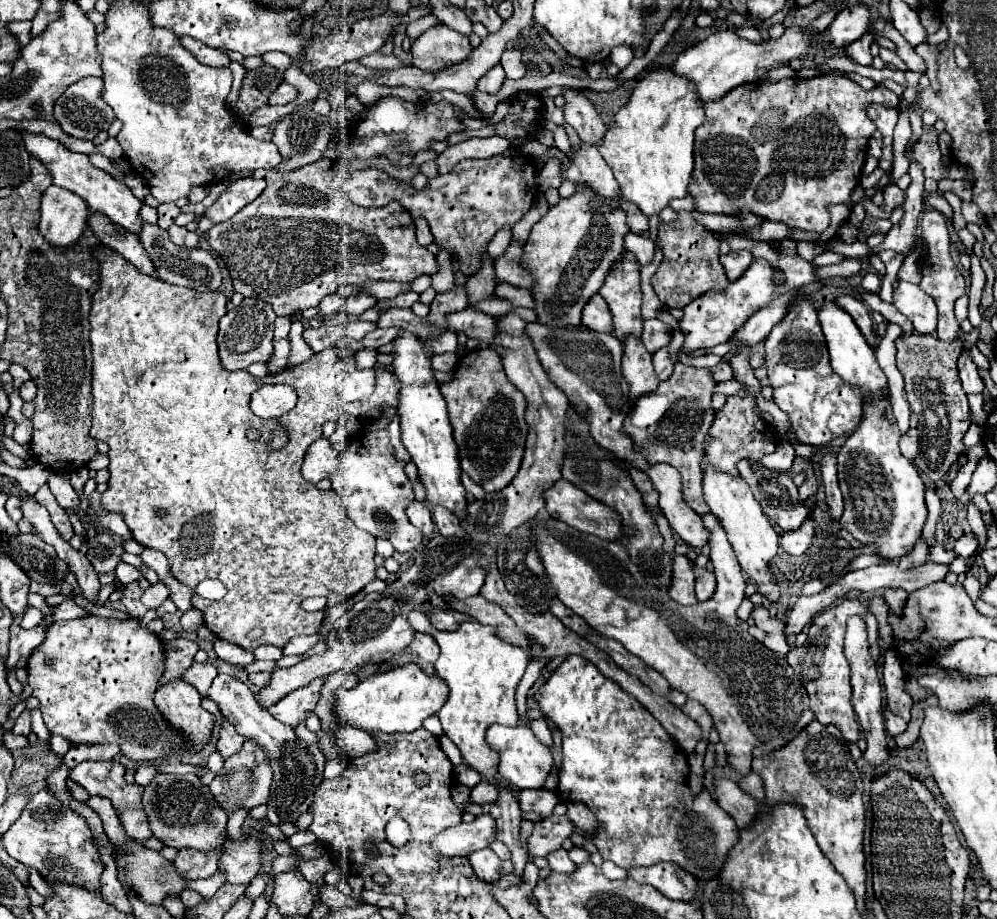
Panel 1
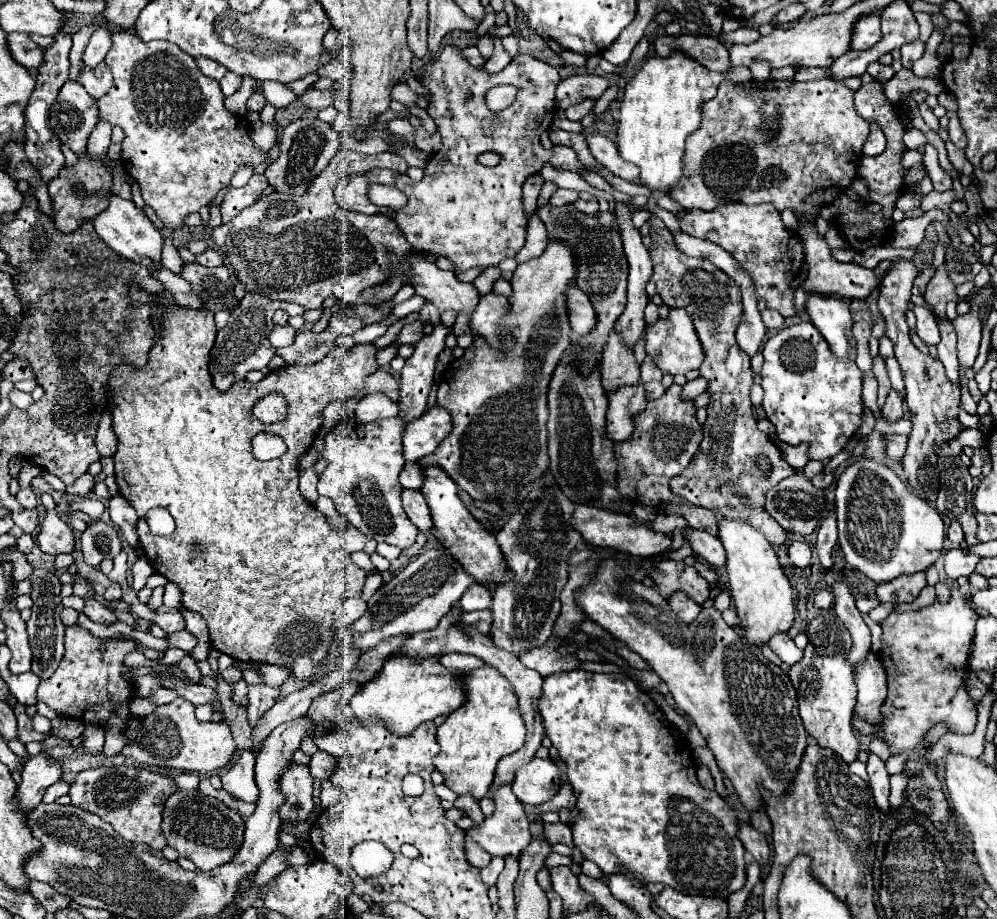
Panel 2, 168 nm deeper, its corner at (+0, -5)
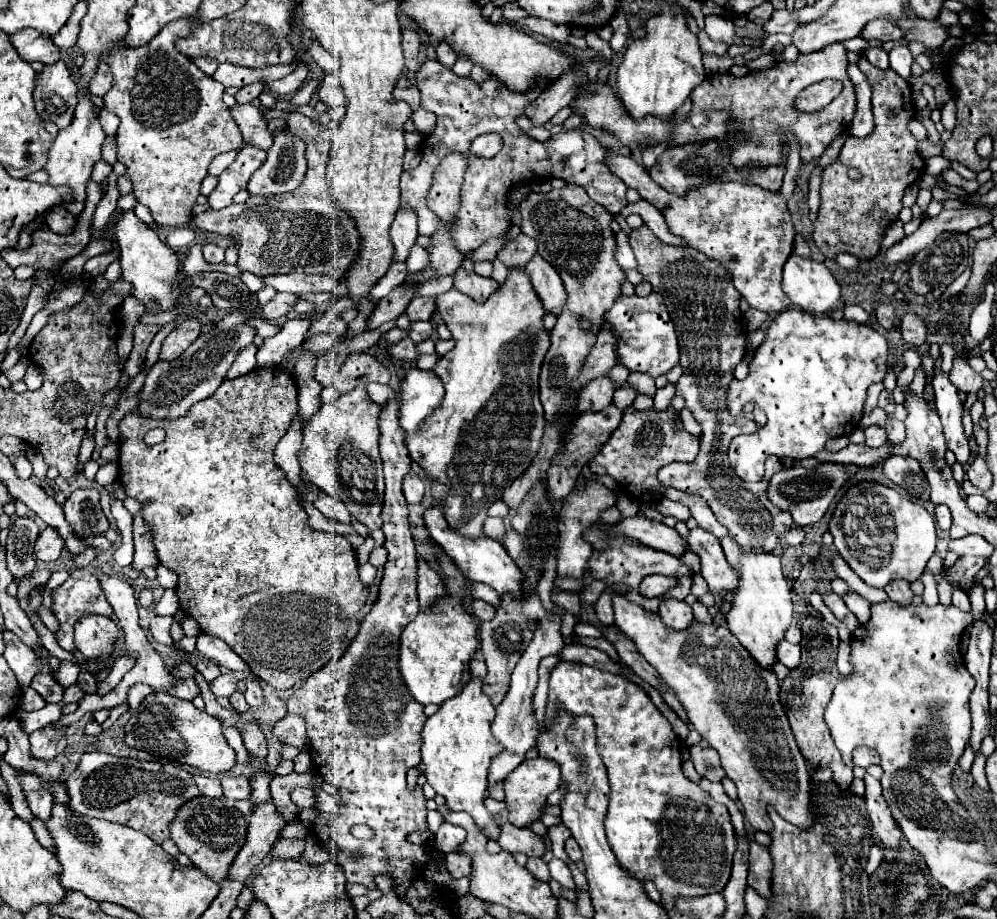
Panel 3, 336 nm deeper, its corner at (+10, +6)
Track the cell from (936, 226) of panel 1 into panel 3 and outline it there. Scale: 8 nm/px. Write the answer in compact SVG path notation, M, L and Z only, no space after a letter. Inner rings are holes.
M942 355L936 359L936 375L932 379L934 385L934 395L936 395L936 407L938 407L938 415L942 419L944 425L944 437L948 443L948 449L956 453L956 461L958 463L968 463L970 459L970 449L968 449L968 439L964 435L964 427L962 427L962 401L958 395L958 389L952 385L952 381L948 381L948 373L940 371L942 365Z

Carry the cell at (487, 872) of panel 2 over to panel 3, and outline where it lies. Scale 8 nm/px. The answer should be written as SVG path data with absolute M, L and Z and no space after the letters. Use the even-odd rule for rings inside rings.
M448 853L446 855L446 861L448 861L448 871L460 879L460 877L470 877L472 873L472 857L468 857L466 853Z

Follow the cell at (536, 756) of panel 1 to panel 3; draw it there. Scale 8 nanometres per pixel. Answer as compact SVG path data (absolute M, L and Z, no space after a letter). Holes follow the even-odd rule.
M534 757L534 759L526 759L522 761L506 779L504 779L504 793L506 793L506 803L508 803L508 811L510 817L508 821L518 825L518 827L526 827L530 821L540 819L542 815L542 807L546 803L546 797L556 791L560 787L560 767L556 765L556 761L550 761L546 757Z

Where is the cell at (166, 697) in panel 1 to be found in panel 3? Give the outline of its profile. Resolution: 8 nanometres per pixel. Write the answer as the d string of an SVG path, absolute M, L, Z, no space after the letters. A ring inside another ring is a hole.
M152 693L140 703L126 723L124 743L128 747L148 751L158 759L188 763L210 773L224 773L236 763L236 753L226 743L220 721L206 711L196 709L192 703L180 703L178 697L166 693Z

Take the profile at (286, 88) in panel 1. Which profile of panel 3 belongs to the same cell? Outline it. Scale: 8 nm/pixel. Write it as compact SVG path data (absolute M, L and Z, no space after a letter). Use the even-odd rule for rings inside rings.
M326 75L324 81L318 85L316 95L328 105L328 107L338 107L338 105L346 105L346 97L340 89L338 77L336 75Z

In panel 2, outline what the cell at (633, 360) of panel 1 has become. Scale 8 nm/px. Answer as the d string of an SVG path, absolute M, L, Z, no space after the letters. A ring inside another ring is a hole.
M622 386L616 392L608 394L608 412L606 412L606 436L618 444L626 442L634 432L634 416L644 412L646 398L644 386Z

